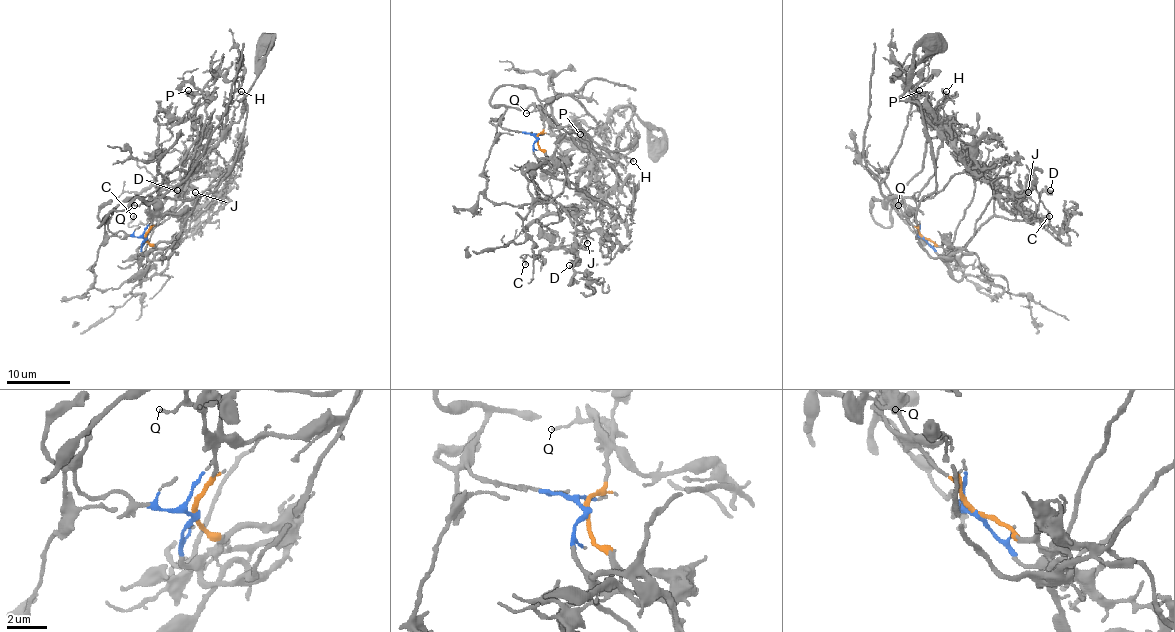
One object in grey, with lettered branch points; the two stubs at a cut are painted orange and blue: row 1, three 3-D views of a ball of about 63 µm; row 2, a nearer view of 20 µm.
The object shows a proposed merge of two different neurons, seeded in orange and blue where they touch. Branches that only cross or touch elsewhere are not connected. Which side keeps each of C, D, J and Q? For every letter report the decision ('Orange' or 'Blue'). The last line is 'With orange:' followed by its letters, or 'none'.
C: Orange
D: Orange
J: Orange
Q: Blue
With orange: C, D, J

